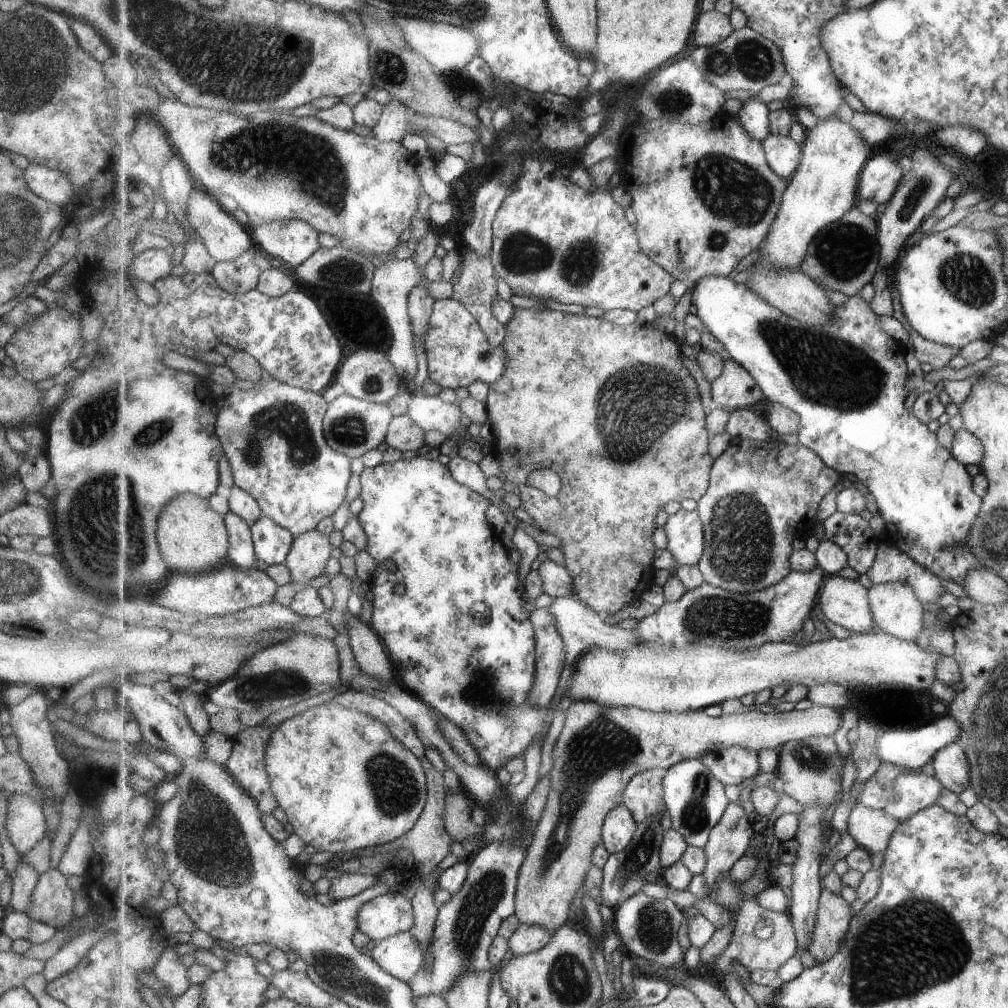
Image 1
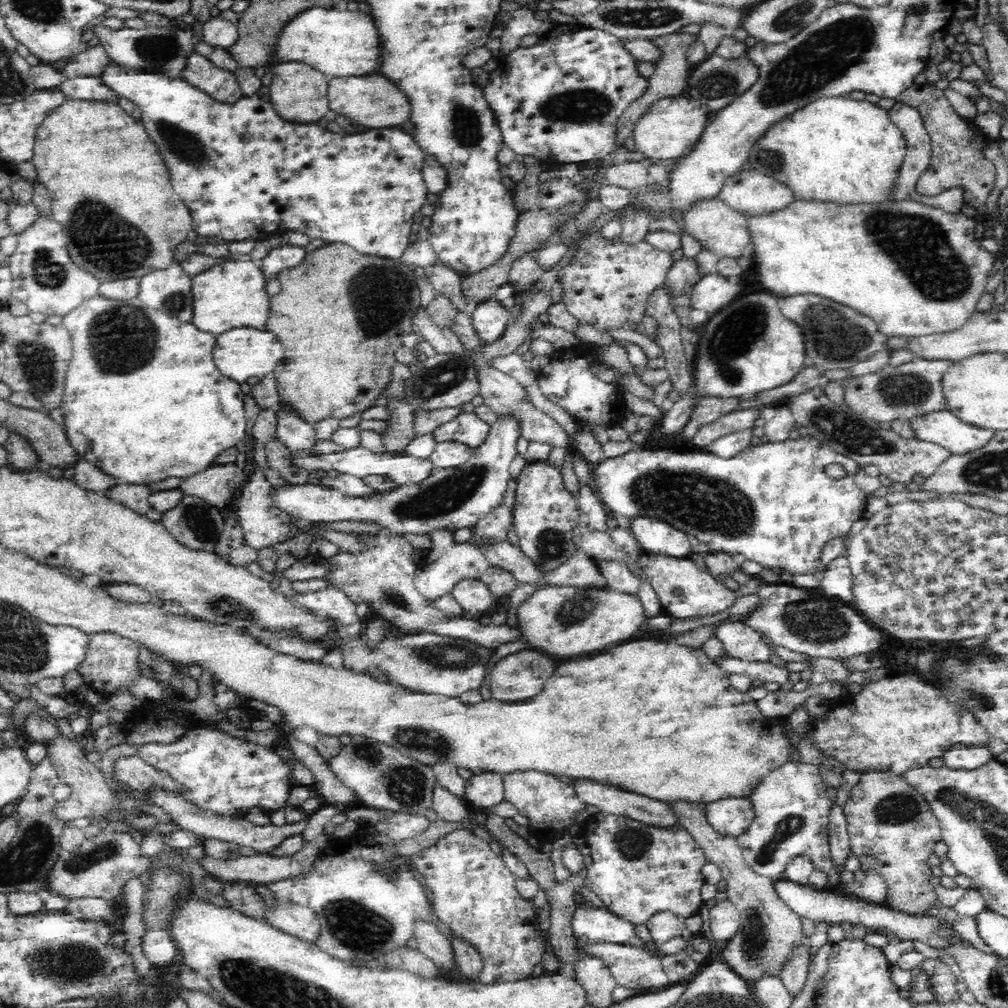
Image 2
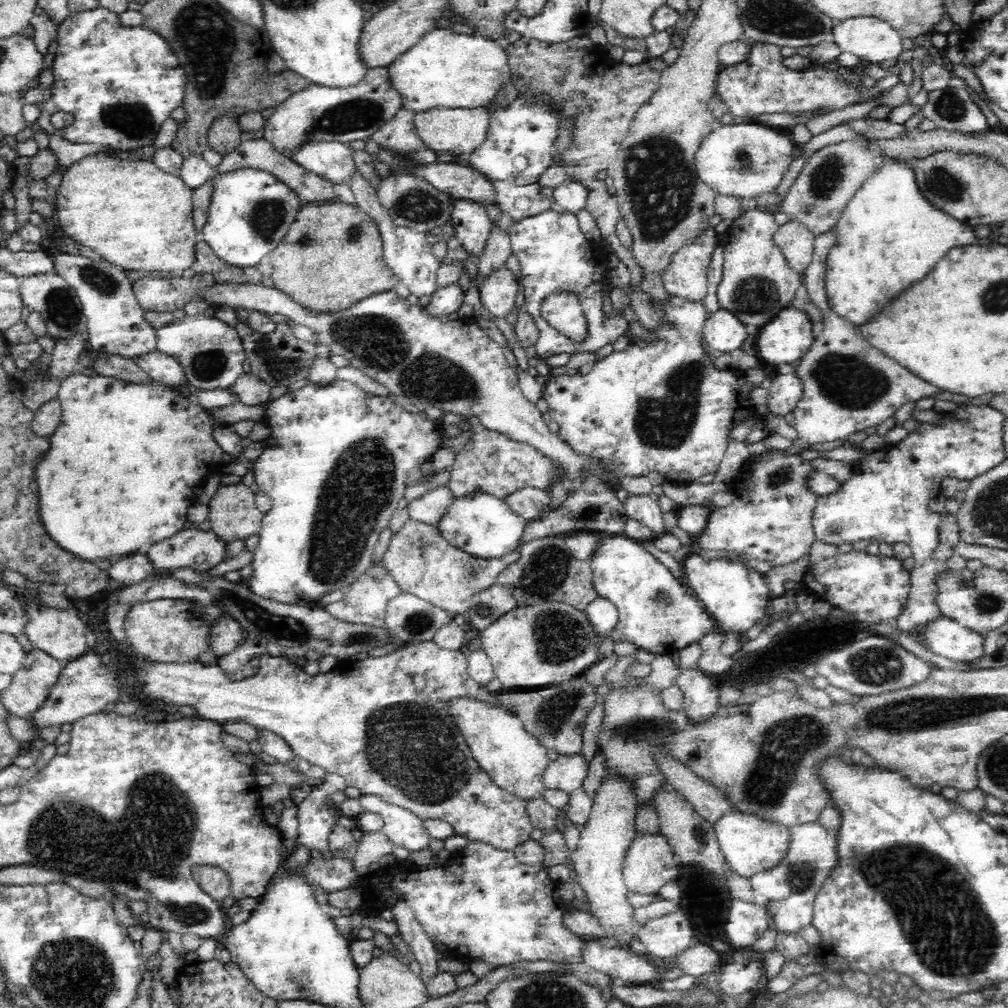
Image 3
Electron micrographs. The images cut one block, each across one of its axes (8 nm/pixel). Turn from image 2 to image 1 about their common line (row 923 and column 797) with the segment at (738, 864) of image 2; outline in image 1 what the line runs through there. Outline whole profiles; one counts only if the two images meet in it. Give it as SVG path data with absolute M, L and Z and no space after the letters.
M808 737L799 741L790 741L779 751L777 774L784 792L795 798L804 808L815 802L824 805L835 804L841 793L841 776L845 758L839 754L837 744L832 737Z

